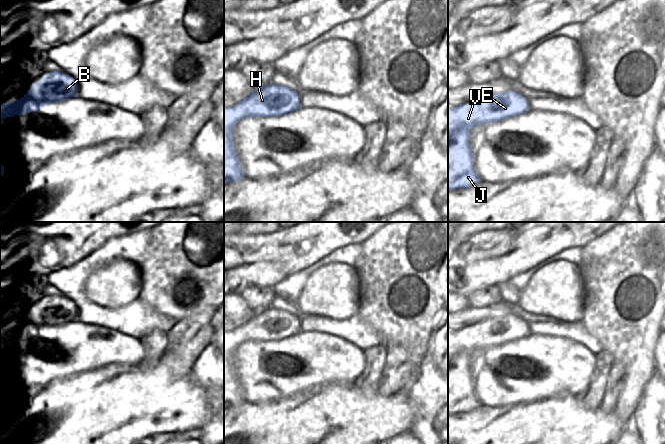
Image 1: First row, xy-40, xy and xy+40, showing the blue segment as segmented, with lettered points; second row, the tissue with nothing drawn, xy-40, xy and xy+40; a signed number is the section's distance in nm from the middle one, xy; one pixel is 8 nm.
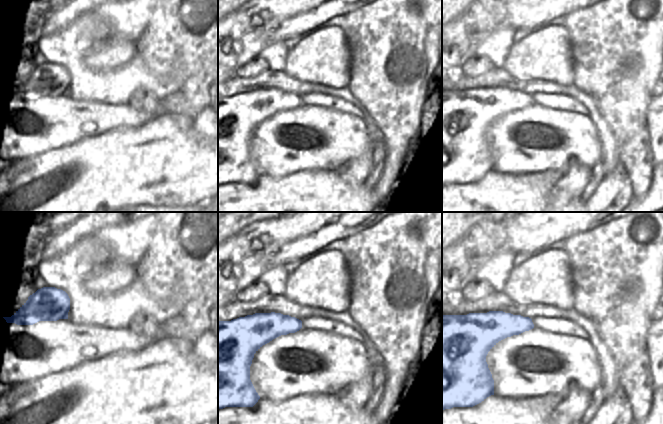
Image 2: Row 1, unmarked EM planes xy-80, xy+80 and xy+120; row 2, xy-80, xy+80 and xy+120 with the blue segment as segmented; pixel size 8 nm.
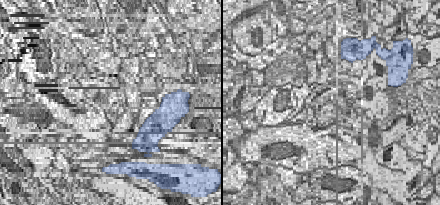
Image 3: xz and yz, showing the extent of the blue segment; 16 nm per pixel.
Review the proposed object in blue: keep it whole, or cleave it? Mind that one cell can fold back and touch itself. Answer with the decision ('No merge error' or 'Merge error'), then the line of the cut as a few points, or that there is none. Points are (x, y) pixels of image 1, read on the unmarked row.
No merge error. No split.

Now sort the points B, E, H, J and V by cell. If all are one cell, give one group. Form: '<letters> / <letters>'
B E H J V

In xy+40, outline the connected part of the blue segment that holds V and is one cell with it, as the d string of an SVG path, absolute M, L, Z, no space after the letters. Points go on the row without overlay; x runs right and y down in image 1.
M505 315L457 331L448 331L448 415L467 413L482 405L474 392L470 368L472 354L479 349L503 345L529 334L528 323L515 315Z

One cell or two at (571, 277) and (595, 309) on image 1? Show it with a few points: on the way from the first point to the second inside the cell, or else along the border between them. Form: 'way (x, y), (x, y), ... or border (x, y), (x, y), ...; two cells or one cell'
border (579, 270), (583, 284), (582, 316); two cells

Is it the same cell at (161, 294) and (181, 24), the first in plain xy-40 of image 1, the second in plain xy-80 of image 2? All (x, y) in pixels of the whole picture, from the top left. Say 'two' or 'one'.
one

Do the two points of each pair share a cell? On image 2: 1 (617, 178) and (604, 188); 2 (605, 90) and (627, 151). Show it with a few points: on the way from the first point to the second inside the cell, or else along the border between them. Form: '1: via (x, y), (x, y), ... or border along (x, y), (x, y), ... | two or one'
1: via (614, 180), (607, 187) | one
2: border along (642, 128), (639, 128), (619, 148) | two

